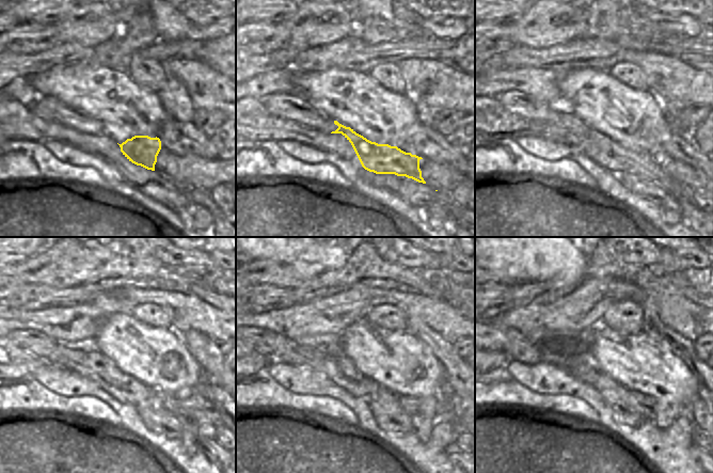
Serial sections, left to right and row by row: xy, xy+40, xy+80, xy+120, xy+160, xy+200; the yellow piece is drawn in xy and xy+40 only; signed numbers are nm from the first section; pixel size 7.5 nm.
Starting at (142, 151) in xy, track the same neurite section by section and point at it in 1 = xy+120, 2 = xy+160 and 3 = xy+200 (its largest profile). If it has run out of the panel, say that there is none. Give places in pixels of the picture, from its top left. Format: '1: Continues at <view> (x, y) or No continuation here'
1: Continues at xy+120 (88, 362)
2: Continues at xy+160 (341, 371)
3: Continues at xy+200 (517, 347)

